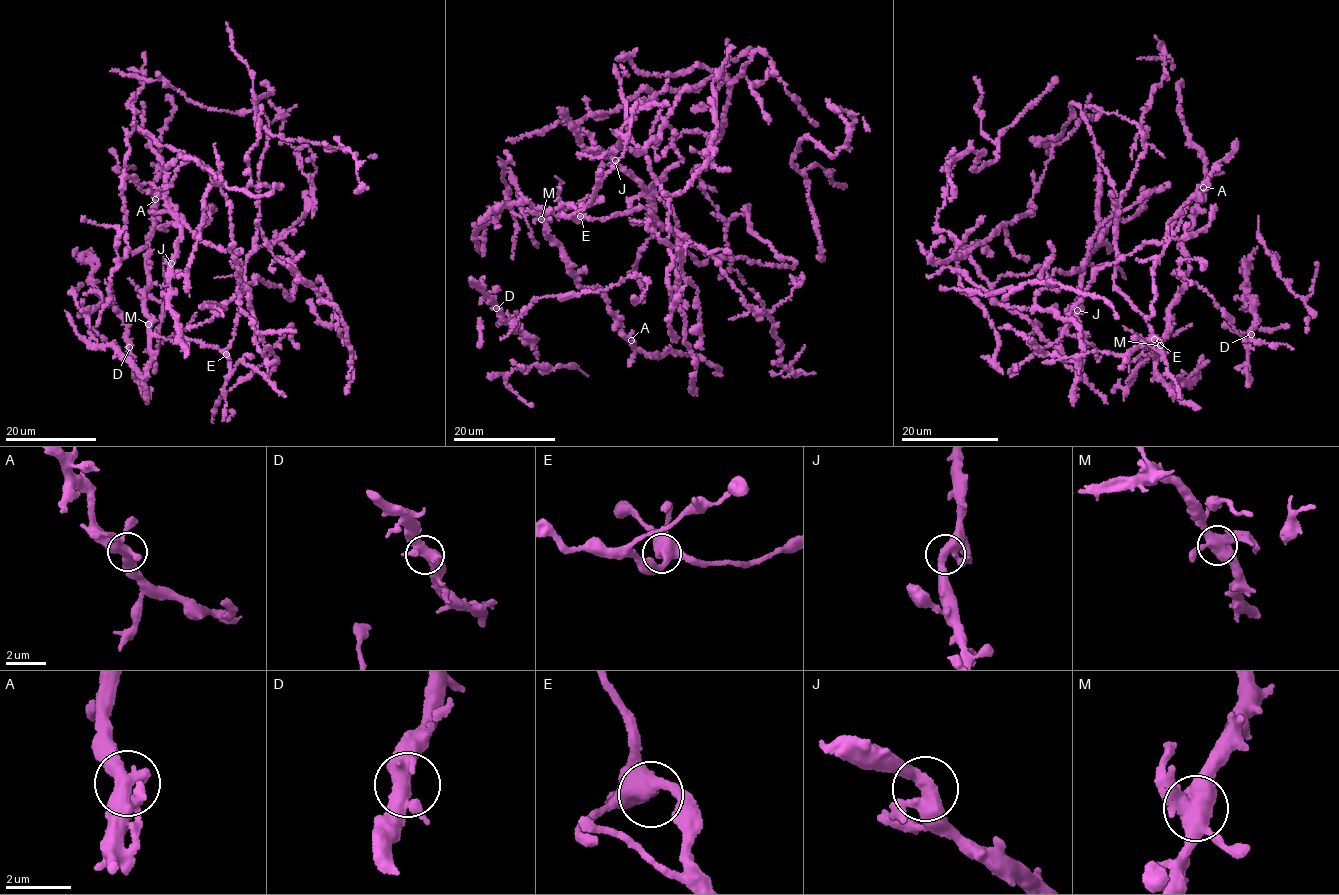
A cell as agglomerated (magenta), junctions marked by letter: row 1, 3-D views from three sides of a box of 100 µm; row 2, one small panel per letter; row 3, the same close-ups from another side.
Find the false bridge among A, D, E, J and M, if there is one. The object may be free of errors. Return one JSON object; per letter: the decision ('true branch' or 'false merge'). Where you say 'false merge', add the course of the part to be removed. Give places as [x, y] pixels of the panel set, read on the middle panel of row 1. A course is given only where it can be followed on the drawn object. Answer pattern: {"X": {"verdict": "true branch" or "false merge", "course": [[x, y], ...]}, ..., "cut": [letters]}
{"A": {"verdict": "true branch"}, "D": {"verdict": "true branch"}, "E": {"verdict": "true branch"}, "J": {"verdict": "true branch"}, "M": {"verdict": "true branch"}, "cut": []}

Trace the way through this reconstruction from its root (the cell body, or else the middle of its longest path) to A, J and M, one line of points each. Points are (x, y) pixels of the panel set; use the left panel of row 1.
A: (229, 111), (258, 110), (269, 127), (256, 241), (234, 337), (222, 350), (151, 334), (145, 289), (155, 199)
J: (229, 111), (269, 124), (227, 351), (232, 370), (269, 375), (241, 250), (202, 242), (172, 205), (171, 263)
M: (229, 111), (258, 110), (269, 124), (256, 241), (234, 337), (221, 350), (153, 336), (148, 324)

